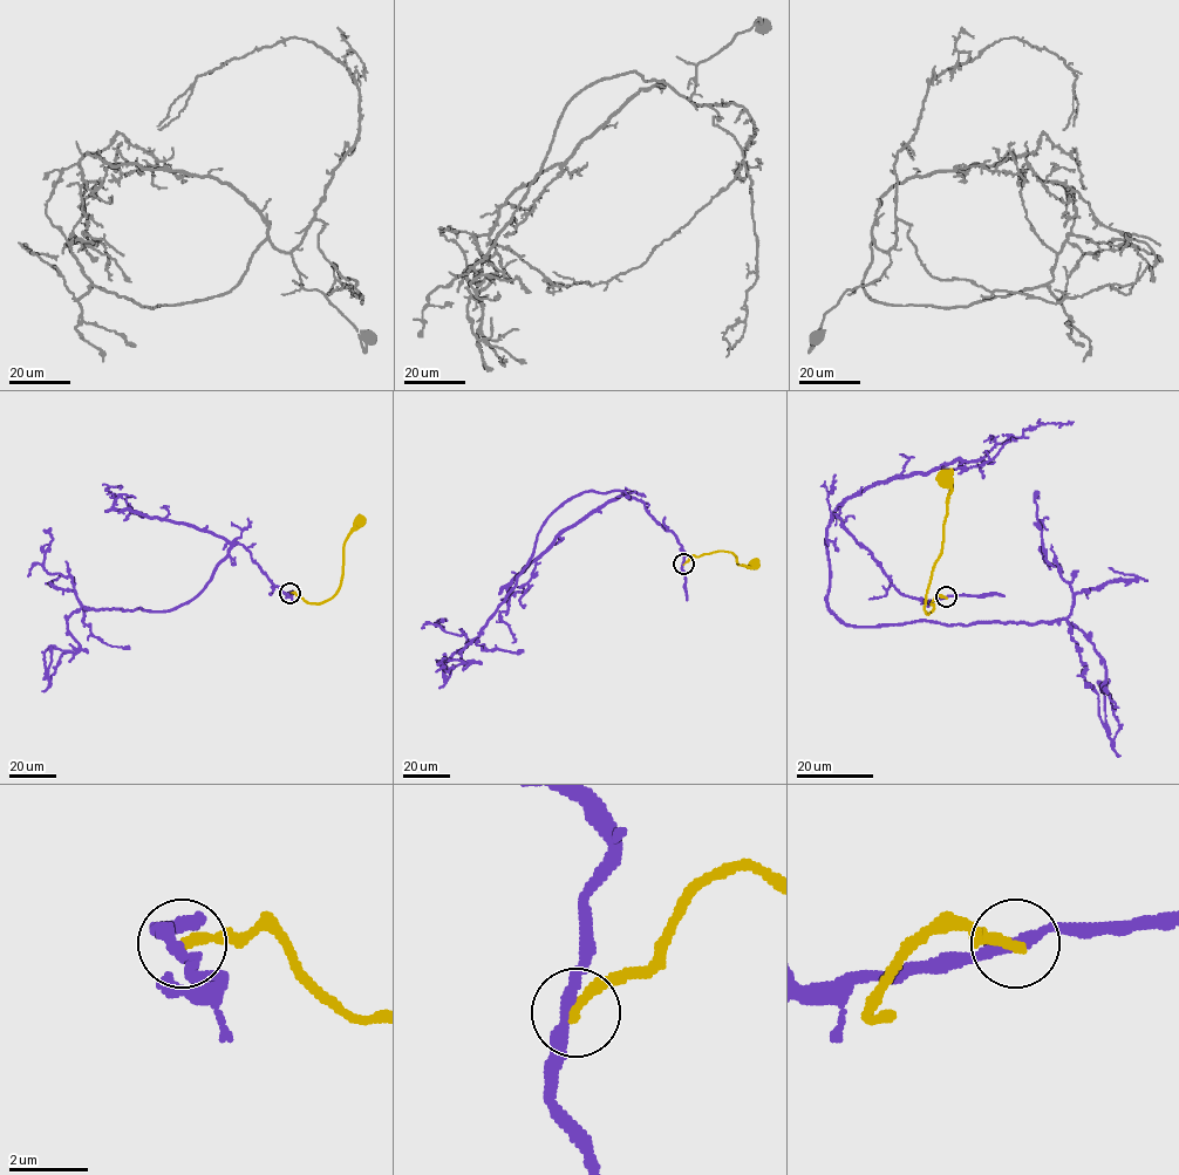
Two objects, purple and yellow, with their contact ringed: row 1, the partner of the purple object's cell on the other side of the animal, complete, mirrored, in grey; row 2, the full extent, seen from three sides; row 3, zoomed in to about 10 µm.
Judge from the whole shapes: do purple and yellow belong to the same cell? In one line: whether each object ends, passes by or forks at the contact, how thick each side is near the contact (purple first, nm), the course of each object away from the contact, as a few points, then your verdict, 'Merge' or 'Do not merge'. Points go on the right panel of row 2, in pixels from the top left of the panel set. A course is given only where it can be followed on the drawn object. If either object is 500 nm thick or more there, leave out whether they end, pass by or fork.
At the ring purple passes by. At the ring yellow ends. Thickness 280 nm (purple) against 280 nm. Course of purple: (946, 598), (903, 594), (832, 518), (827, 607), (844, 623), (1064, 620), (1106, 668), (1104, 725), (1091, 684). Course of yellow: (946, 598), (940, 595), (933, 600), (933, 609), (926, 612), (927, 588), (941, 548), (951, 487), (945, 478). Do not merge

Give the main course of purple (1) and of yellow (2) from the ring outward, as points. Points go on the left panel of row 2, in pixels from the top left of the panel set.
1: (290, 594), (233, 542), (191, 600), (82, 607), (67, 623), (79, 650), (49, 647), (47, 673), (52, 647)
2: (290, 594), (294, 593), (312, 603), (333, 596), (341, 578), (345, 541), (360, 520)

